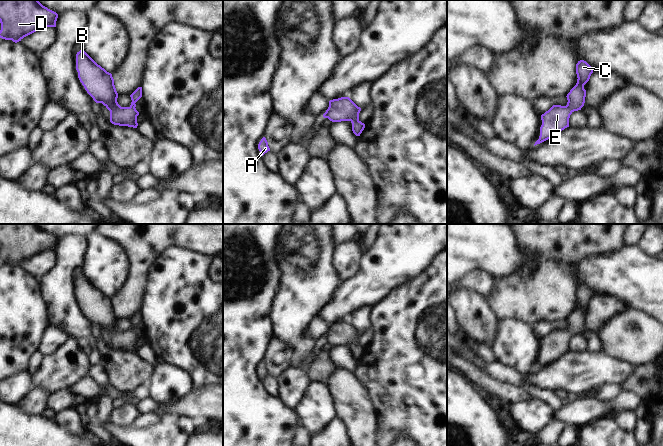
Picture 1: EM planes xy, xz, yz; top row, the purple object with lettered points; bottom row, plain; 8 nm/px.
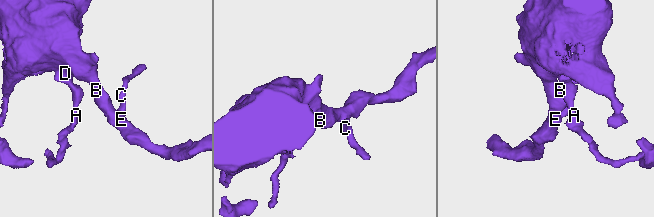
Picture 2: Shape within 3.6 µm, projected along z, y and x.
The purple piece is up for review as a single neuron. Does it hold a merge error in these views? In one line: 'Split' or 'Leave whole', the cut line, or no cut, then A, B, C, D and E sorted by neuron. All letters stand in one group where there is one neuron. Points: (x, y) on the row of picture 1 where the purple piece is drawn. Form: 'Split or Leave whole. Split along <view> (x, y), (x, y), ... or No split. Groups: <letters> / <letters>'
Leave whole. No split. Groups: A B C D E

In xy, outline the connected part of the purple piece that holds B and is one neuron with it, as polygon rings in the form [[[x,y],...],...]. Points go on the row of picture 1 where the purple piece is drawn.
[[[82,48],[76,54],[76,70],[78,78],[87,93],[96,103],[102,103],[110,111],[110,122],[114,125],[137,128],[136,102],[142,97],[142,87],[138,87],[131,95],[131,105],[121,107],[112,74],[98,65]]]

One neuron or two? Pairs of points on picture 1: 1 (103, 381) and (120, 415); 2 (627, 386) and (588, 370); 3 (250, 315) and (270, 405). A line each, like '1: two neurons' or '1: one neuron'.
1: two neurons
2: two neurons
3: one neuron

